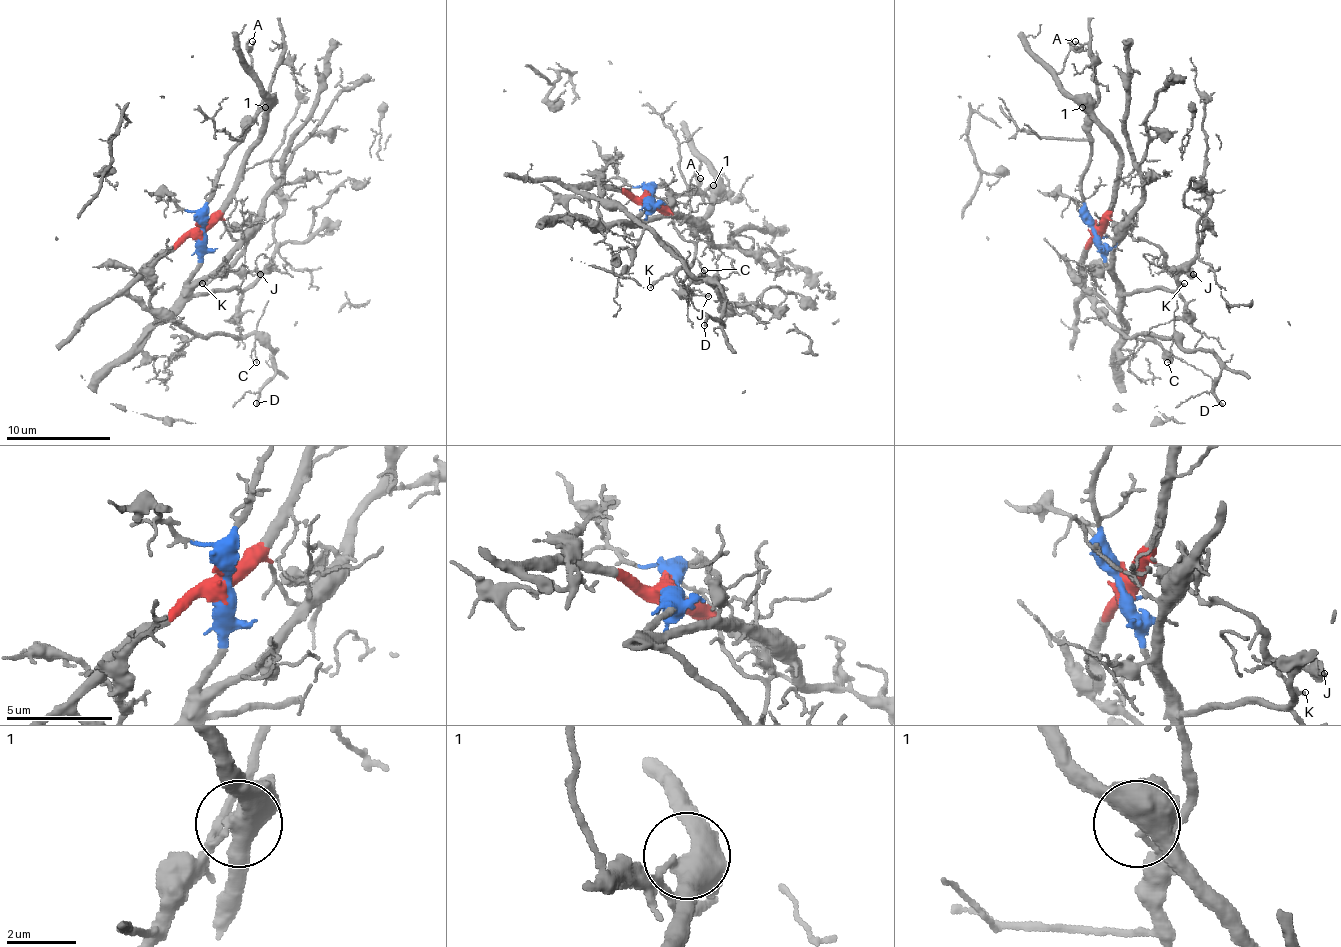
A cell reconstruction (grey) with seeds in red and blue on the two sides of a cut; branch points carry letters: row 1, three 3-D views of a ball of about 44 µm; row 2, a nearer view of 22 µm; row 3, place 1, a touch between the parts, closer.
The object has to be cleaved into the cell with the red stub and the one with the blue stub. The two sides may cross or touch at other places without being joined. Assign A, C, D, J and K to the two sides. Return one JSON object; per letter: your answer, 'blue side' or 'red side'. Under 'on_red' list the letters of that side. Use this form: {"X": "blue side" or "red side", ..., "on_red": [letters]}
{"A": "red side", "C": "red side", "D": "red side", "J": "red side", "K": "red side", "on_red": ["A", "C", "D", "J", "K"]}

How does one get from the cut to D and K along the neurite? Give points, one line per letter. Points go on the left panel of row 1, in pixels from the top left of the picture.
D: (201, 232), (183, 235), (128, 292), (203, 336), (256, 334), (276, 349), (274, 378), (256, 404)
K: (201, 232), (222, 219), (224, 227), (237, 240), (248, 240), (240, 253), (201, 284)

